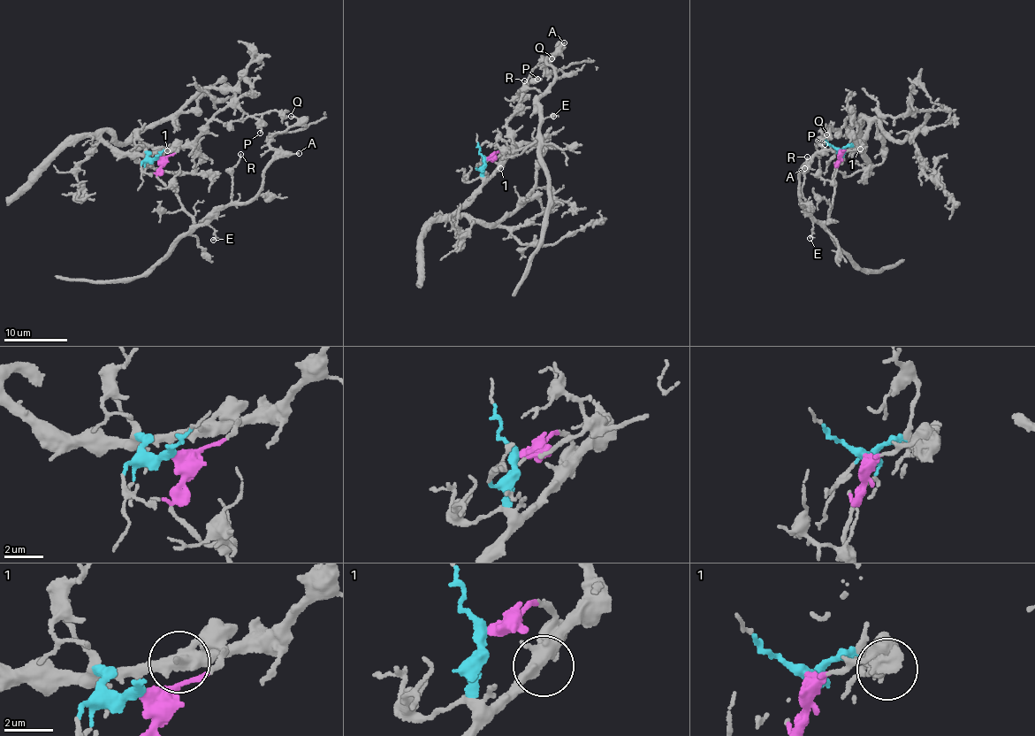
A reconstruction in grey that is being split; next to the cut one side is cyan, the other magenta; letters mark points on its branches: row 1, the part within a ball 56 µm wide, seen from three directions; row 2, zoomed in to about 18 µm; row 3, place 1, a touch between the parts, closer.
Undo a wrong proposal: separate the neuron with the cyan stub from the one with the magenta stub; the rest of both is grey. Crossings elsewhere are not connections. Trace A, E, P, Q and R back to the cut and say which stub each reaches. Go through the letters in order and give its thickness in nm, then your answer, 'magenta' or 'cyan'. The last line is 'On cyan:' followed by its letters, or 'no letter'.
A: 140 nm | magenta
E: 110 nm | magenta
P: 150 nm | cyan
Q: 140 nm | magenta
R: 120 nm | magenta
On cyan: P

